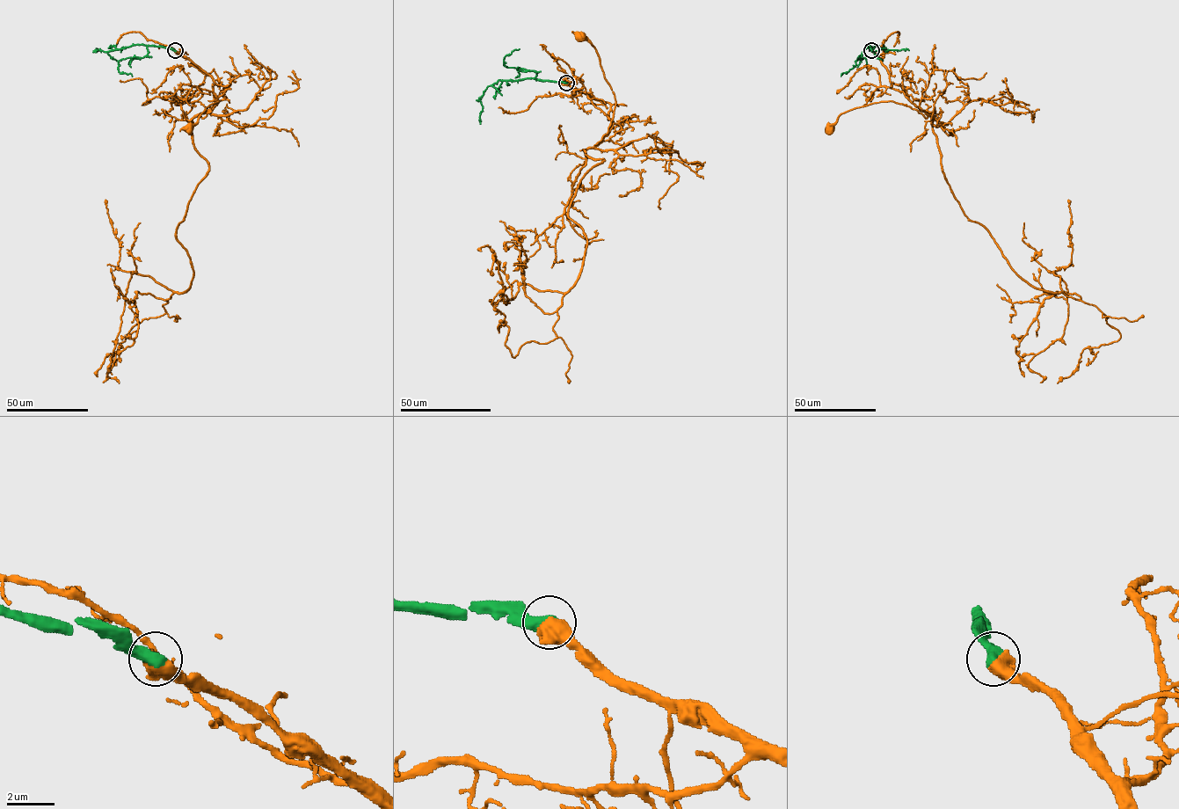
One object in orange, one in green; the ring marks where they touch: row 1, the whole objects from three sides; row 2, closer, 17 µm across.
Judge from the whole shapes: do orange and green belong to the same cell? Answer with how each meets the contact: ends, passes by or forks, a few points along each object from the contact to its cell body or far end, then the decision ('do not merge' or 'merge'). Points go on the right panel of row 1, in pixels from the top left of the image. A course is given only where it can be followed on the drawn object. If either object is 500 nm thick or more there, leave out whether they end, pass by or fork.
orange runs (871, 51), (887, 69), (889, 80), (900, 85), (927, 117), (888, 101), (841, 113), (828, 128); green runs (871, 51), (868, 45), (869, 50), (874, 52), (909, 50); merge

